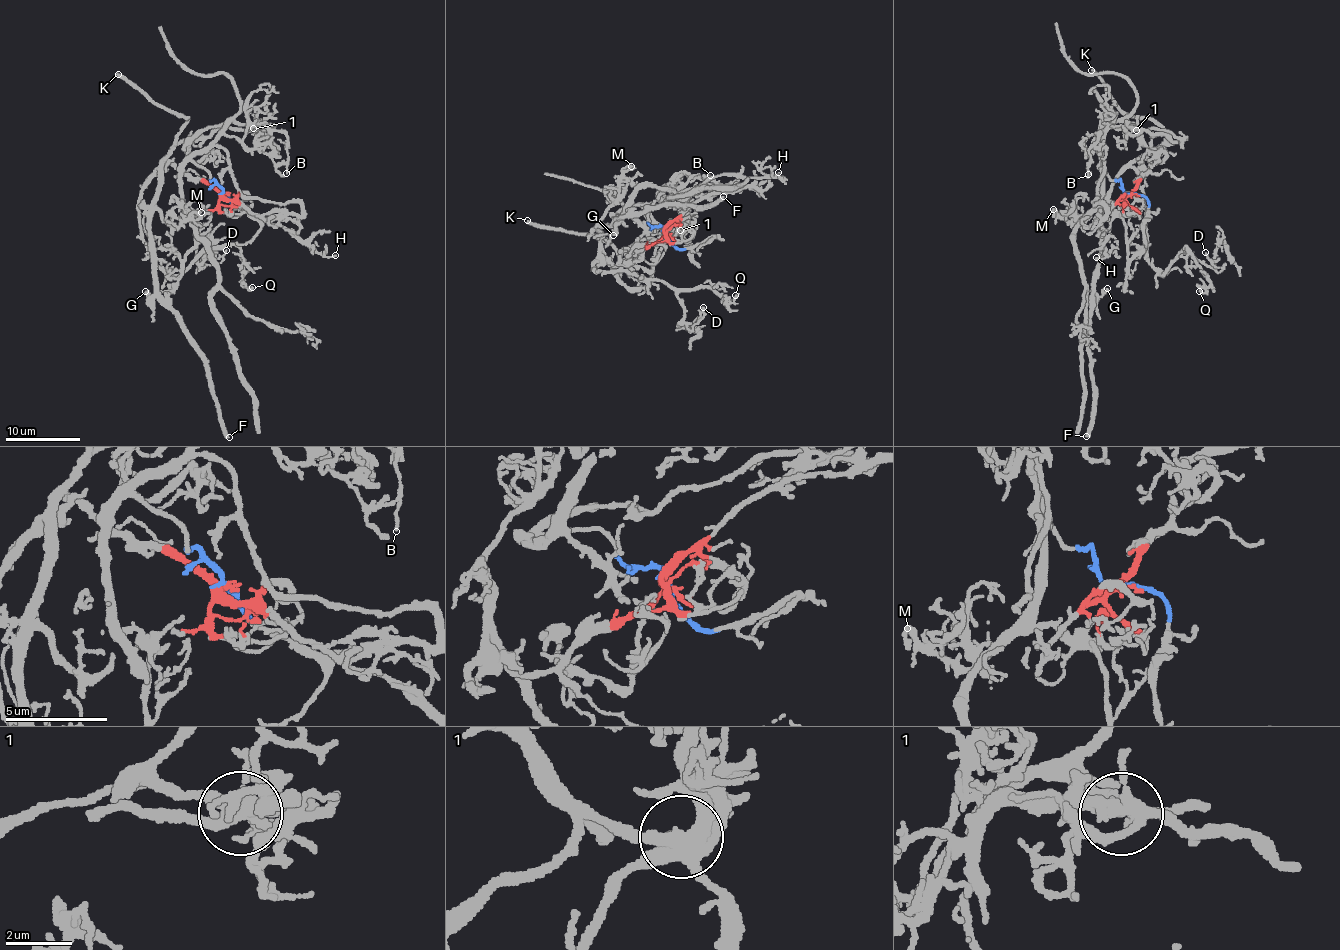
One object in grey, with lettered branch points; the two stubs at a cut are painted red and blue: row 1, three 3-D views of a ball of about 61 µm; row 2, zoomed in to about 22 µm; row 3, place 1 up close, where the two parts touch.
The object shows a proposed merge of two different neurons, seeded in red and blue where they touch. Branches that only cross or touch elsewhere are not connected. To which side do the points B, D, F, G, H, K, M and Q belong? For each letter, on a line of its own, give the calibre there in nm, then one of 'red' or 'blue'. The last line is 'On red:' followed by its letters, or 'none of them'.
B: calibre 140 nm; red
D: calibre 140 nm; red
F: calibre 320 nm; red
G: calibre 130 nm; red
H: calibre 130 nm; red
K: calibre 280 nm; red
M: calibre 220 nm; red
Q: calibre 180 nm; red
On red: B, D, F, G, H, K, M, Q

